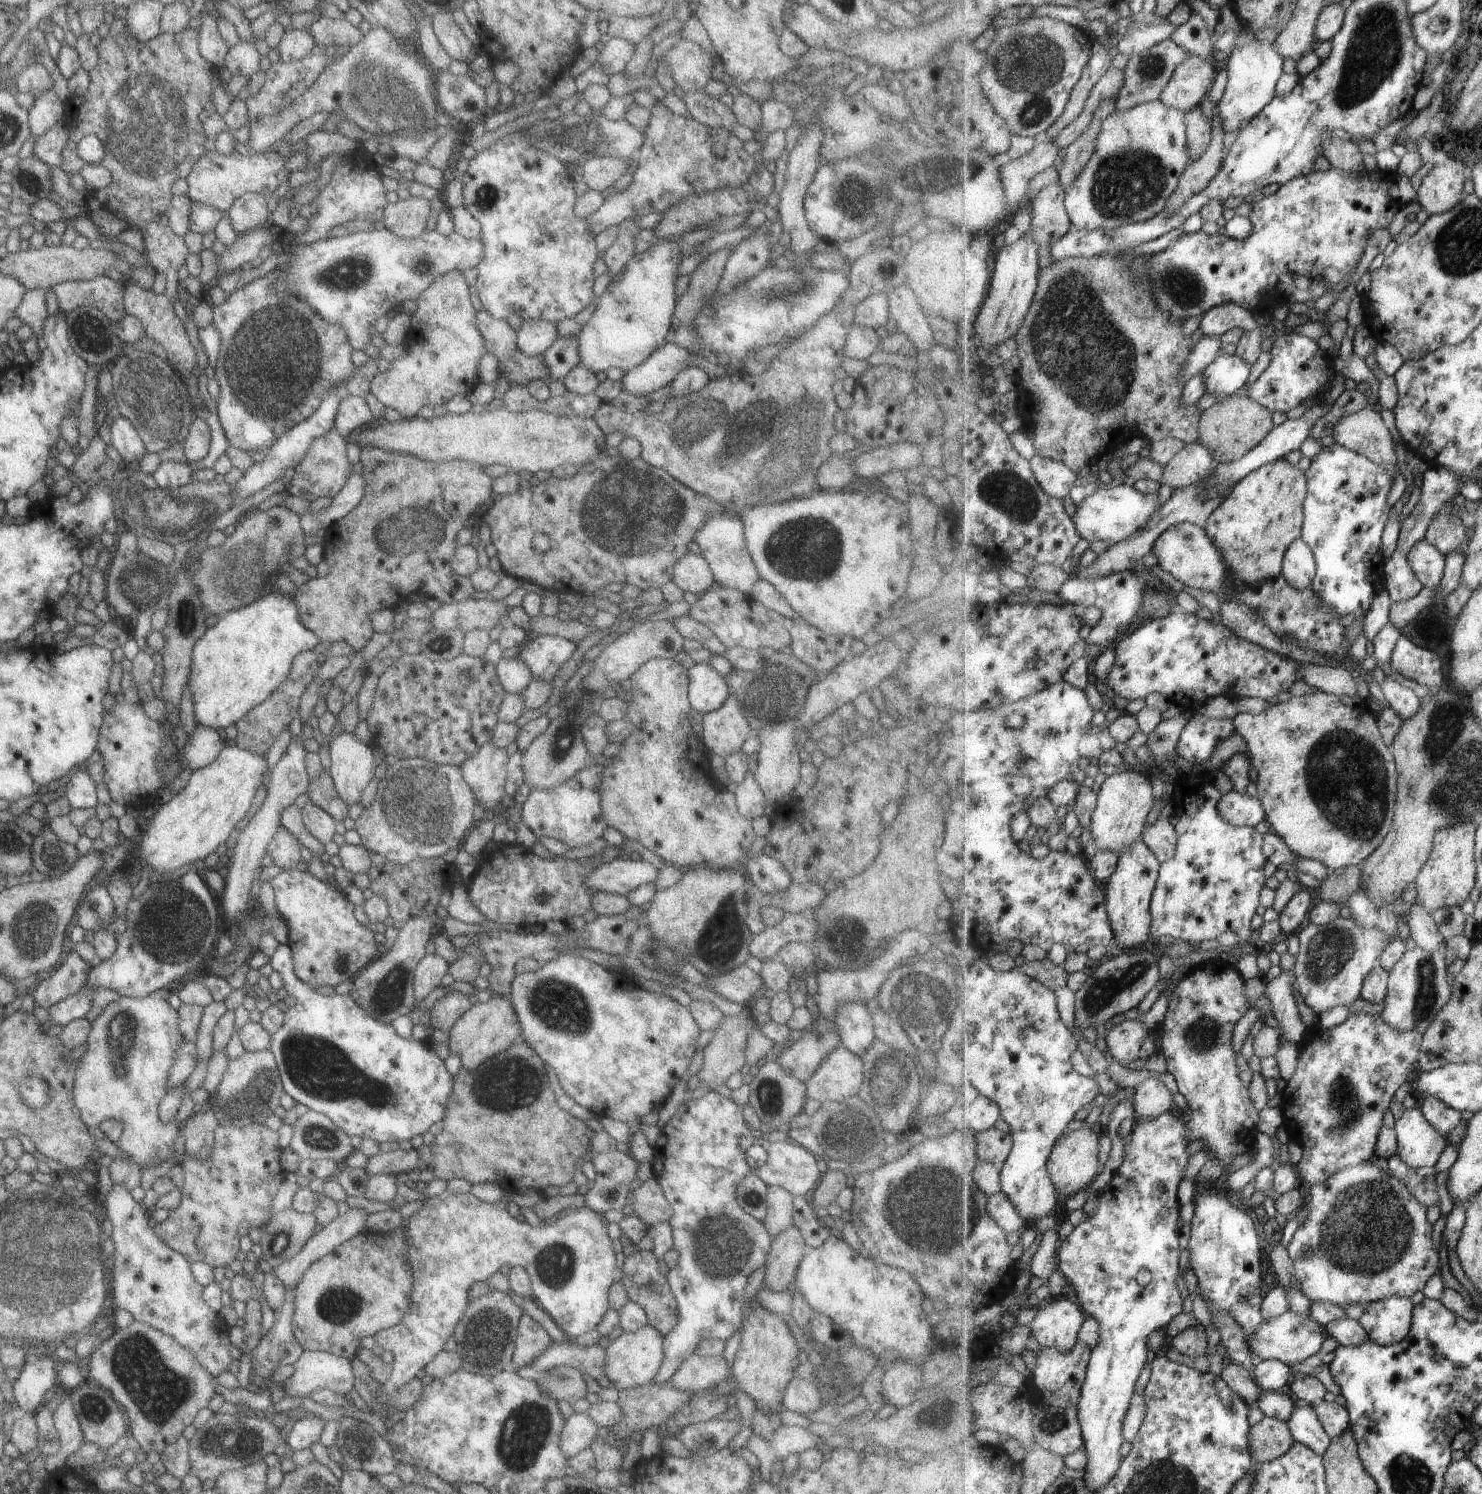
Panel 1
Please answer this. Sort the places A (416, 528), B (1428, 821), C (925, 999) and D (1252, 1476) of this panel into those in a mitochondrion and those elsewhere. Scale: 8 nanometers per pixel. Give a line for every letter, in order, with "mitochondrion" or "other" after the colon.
A: mitochondrion
B: other
C: mitochondrion
D: other

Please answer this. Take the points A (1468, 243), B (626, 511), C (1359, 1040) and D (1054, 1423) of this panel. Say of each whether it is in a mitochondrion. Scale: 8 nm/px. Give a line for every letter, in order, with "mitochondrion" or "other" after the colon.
A: mitochondrion
B: mitochondrion
C: other
D: mitochondrion

